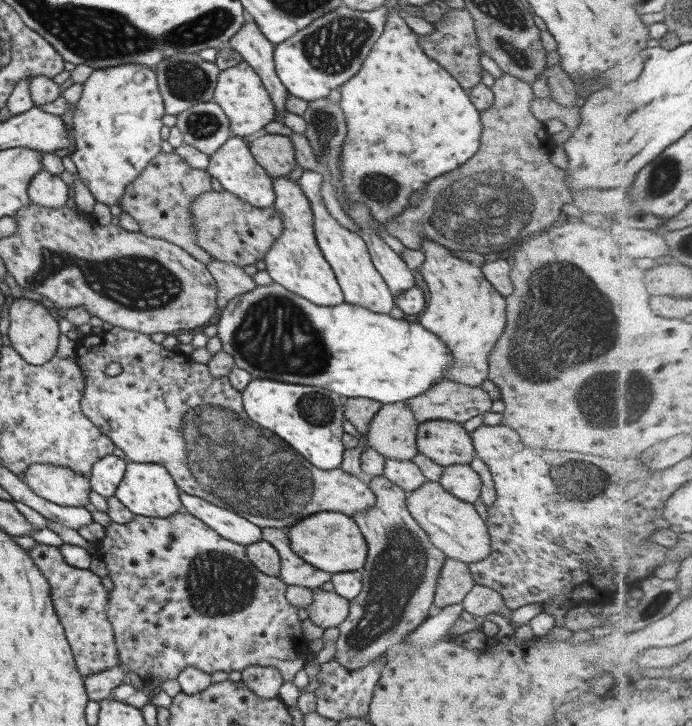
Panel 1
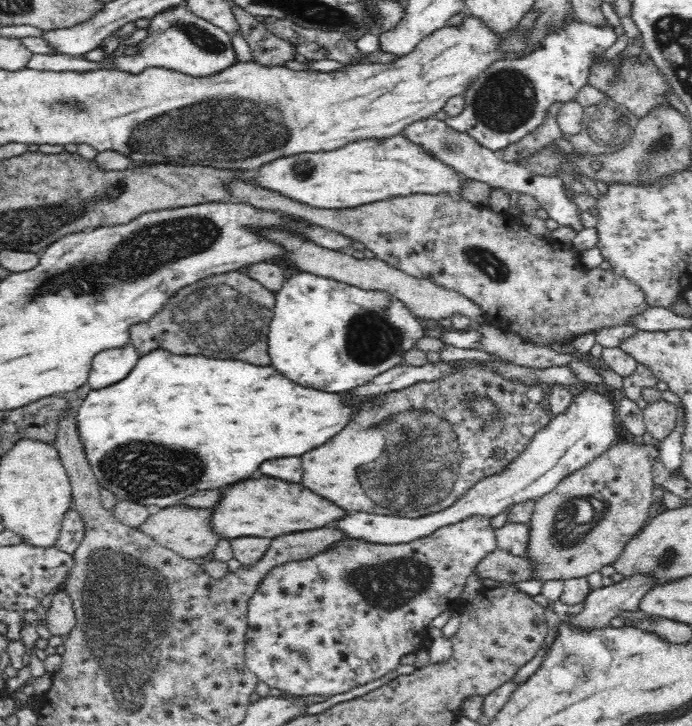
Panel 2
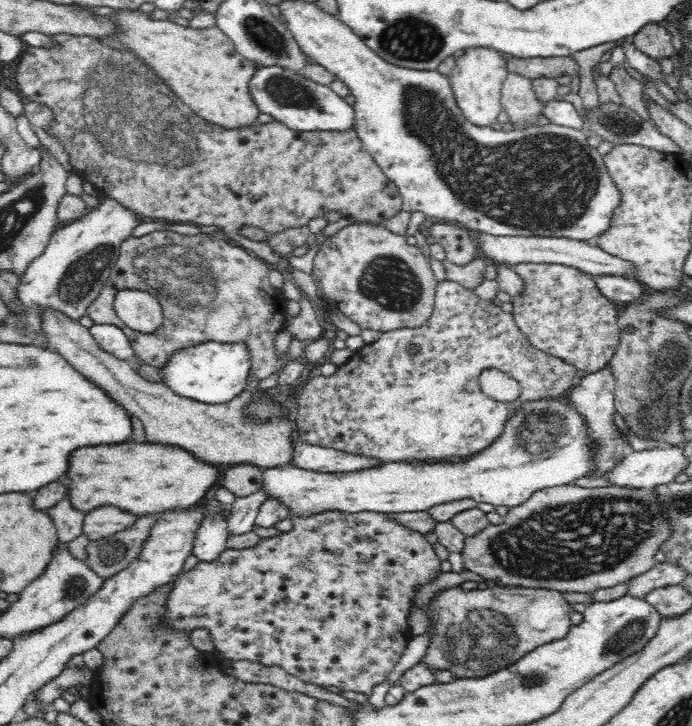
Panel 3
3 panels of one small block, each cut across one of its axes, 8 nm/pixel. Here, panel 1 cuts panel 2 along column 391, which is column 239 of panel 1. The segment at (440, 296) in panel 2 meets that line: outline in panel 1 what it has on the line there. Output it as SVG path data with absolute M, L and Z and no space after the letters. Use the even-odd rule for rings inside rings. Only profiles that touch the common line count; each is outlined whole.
M211 258L206 268L217 287L216 303L219 309L225 307L229 299L241 296L241 293L248 293L256 287L251 276L247 275L242 267L233 263Z

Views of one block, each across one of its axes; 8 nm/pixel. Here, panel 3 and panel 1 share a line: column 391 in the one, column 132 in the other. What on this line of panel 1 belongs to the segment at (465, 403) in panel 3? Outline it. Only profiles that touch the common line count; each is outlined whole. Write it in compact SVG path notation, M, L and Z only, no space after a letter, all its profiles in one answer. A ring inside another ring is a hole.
M113 326L107 332L103 331L100 333L83 335L76 342L74 355L81 362L81 368L84 370L85 389L83 389L83 396L81 396L80 401L81 413L93 423L101 433L107 435L115 447L123 451L127 461L141 463L151 462L163 466L174 481L175 487L180 490L180 492L205 499L221 508L230 508L239 513L243 518L246 518L249 522L255 524L255 526L260 526L262 529L281 529L283 526L288 528L293 522L297 522L299 518L303 518L305 514L310 515L313 513L320 513L321 511L339 512L345 514L345 516L351 517L355 512L363 512L363 510L371 508L373 502L375 502L375 494L368 488L366 479L362 476L346 474L344 470L341 470L339 467L332 468L331 470L321 470L313 466L302 456L299 456L299 454L295 454L295 452L289 448L289 444L285 444L285 442L283 442L281 438L277 438L273 432L253 426L253 422L249 422L250 419L246 417L244 411L241 409L240 391L233 389L229 385L227 376L223 376L222 378L211 378L208 374L206 364L194 363L187 356L181 355L176 350L166 350L161 346L161 343L151 342L149 335ZM110 362L115 362L115 364L119 364L121 367L121 373L117 374L117 376L105 376L105 374L103 374L103 371Z

